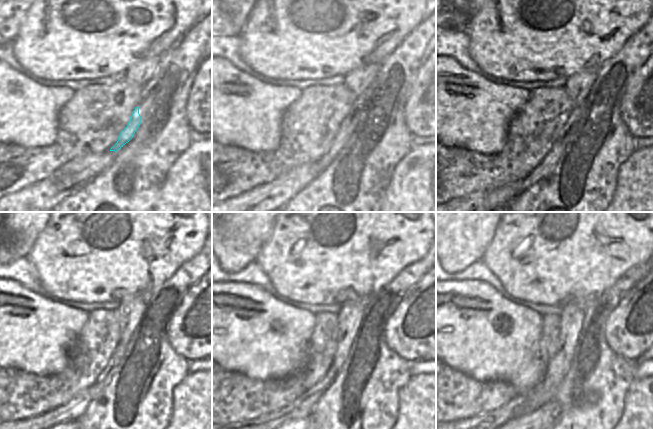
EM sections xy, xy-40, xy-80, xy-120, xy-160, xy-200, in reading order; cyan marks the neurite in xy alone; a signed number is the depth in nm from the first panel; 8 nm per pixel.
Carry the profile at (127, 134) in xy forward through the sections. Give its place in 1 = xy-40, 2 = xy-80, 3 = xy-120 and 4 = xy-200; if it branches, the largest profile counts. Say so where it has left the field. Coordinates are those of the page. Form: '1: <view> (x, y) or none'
1: xy-40 (349, 123)
2: xy-80 (544, 169)
3: xy-120 (76, 407)
4: xy-200 (520, 405)

